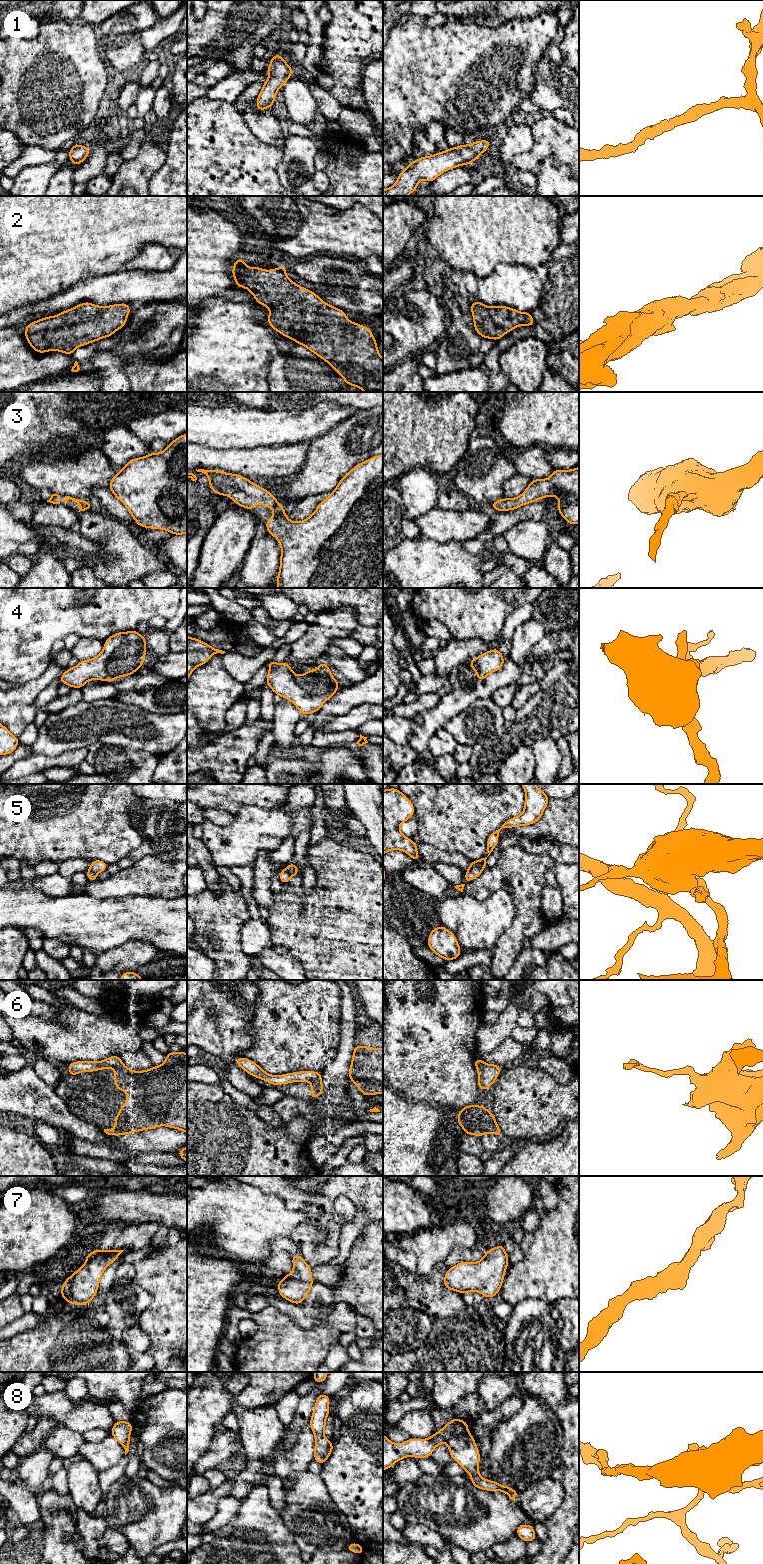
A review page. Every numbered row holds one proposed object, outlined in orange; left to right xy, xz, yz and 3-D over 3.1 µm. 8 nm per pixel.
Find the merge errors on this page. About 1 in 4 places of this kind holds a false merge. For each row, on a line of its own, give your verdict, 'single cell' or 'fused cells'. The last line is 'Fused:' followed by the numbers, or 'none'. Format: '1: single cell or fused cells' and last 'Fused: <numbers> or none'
1: single cell
2: single cell
3: single cell
4: single cell
5: fused cells
6: fused cells
7: single cell
8: single cell
Fused: 5, 6

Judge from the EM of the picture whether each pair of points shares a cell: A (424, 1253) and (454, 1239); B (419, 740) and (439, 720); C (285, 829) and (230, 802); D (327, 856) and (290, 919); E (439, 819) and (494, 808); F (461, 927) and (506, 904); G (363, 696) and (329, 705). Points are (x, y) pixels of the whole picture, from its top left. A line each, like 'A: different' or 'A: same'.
A: same
B: same
C: different
D: same
E: same
F: same
G: same

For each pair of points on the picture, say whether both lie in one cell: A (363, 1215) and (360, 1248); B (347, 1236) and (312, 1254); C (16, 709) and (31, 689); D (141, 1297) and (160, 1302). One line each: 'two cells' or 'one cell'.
A: two cells
B: two cells
C: one cell
D: two cells

